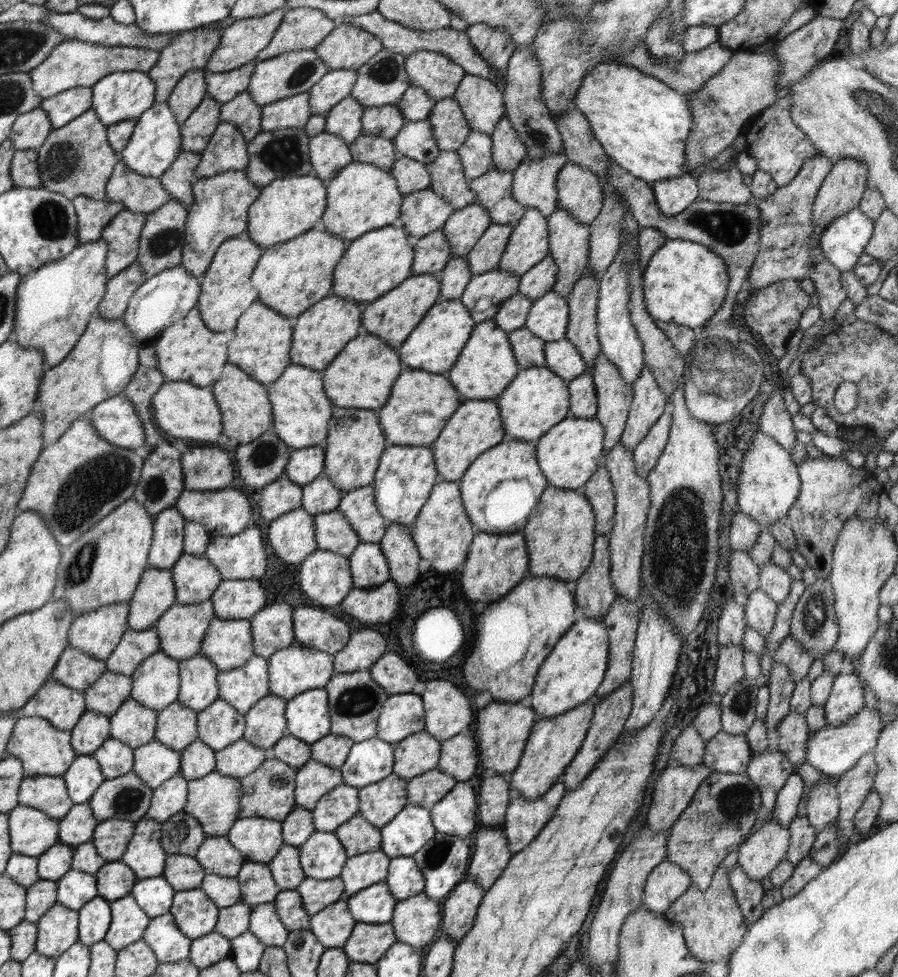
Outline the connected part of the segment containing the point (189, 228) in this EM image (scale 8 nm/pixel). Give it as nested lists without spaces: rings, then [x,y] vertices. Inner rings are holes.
[[[227,170],[208,178],[197,179],[193,184],[194,202],[186,206],[185,243],[181,265],[196,278],[201,278],[211,263],[218,247],[230,238],[244,233],[250,206],[258,199],[261,187],[250,182],[245,171]]]

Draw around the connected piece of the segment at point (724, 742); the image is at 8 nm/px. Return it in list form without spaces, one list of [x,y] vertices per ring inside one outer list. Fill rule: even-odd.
[[[720,731],[705,742],[703,763],[711,772],[745,774],[751,753],[744,736]]]

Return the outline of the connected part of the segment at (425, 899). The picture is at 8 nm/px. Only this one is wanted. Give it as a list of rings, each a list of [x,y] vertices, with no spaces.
[[[424,892],[398,901],[390,922],[397,941],[414,948],[432,942],[442,920],[438,903]]]

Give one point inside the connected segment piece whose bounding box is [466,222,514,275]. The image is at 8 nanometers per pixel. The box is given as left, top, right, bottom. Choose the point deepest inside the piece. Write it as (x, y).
(486, 254)

